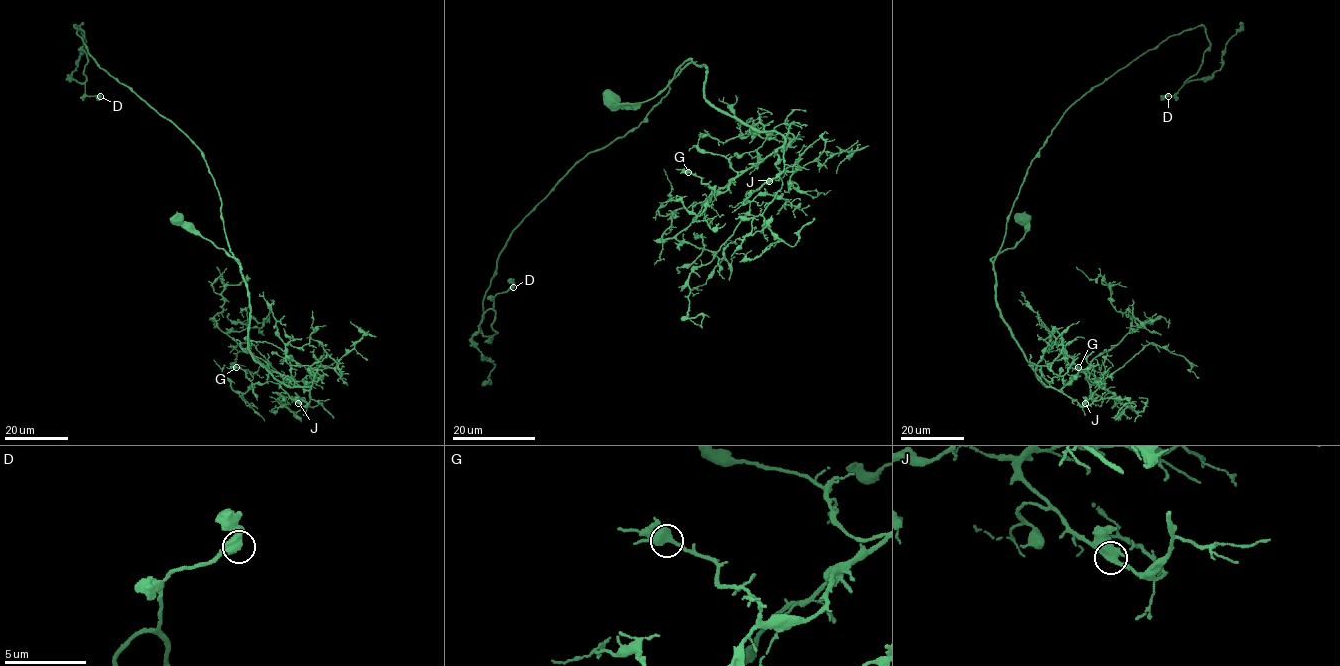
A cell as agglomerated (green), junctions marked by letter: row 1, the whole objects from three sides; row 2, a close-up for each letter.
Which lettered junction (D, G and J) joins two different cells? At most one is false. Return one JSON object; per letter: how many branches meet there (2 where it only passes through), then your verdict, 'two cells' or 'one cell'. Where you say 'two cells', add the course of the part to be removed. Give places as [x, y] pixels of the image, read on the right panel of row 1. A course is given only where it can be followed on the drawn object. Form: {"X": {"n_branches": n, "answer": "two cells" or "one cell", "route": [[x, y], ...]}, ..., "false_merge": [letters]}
{"D": {"n_branches": 2, "answer": "one cell"}, "G": {"n_branches": 2, "answer": "one cell"}, "J": {"n_branches": 2, "answer": "one cell"}, "false_merge": []}

